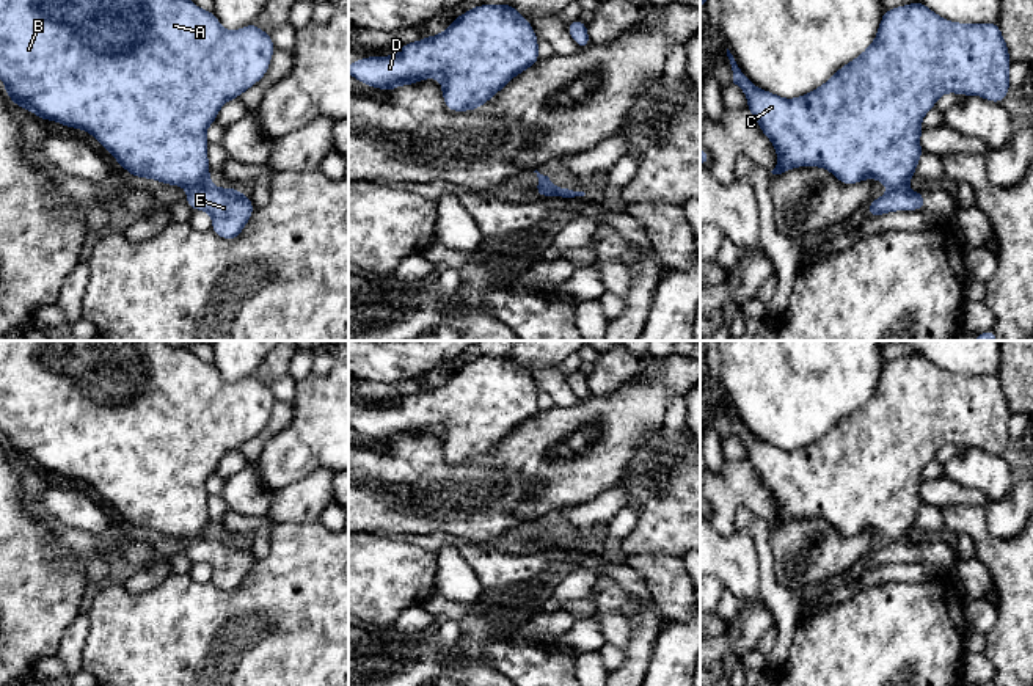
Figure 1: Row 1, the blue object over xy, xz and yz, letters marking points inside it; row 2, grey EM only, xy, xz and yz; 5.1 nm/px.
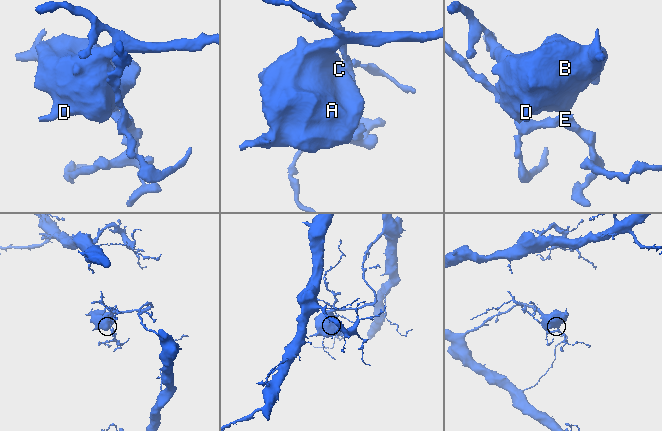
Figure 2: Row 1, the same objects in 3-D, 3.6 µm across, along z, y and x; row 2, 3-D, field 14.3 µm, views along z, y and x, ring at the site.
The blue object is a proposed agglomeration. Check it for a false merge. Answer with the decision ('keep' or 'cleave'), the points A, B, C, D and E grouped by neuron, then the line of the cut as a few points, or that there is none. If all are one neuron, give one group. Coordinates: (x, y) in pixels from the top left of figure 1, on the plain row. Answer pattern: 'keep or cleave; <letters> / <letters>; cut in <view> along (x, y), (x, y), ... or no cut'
cleave; A B C D / E; cut in xy along (208, 534), (187, 542)

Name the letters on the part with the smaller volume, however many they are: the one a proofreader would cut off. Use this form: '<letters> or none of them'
E

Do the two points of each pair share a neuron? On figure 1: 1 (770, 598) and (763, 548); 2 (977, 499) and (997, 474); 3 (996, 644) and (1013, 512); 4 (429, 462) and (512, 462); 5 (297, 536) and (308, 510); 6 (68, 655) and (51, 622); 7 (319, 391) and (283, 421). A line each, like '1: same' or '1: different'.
1: same
2: different
3: different
4: same
5: different
6: different
7: different

